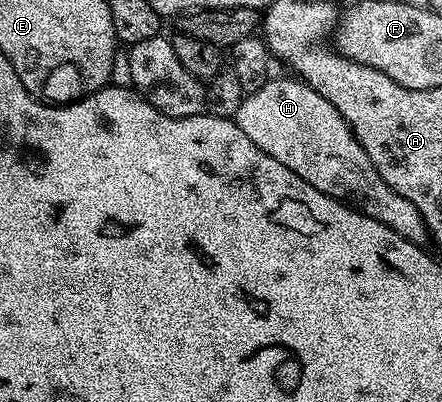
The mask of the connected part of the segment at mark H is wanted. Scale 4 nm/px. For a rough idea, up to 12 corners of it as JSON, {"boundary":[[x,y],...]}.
{"boundary":[[296,77],[246,94],[243,133],[295,177],[421,245],[415,205]]}

